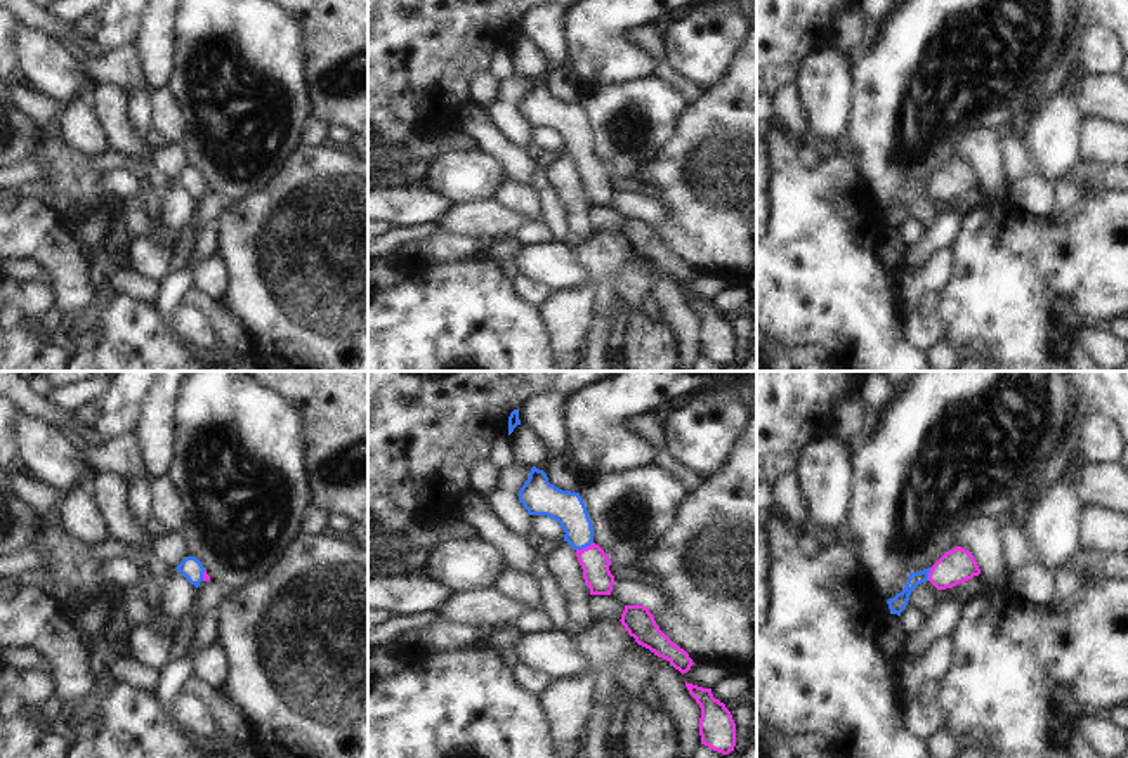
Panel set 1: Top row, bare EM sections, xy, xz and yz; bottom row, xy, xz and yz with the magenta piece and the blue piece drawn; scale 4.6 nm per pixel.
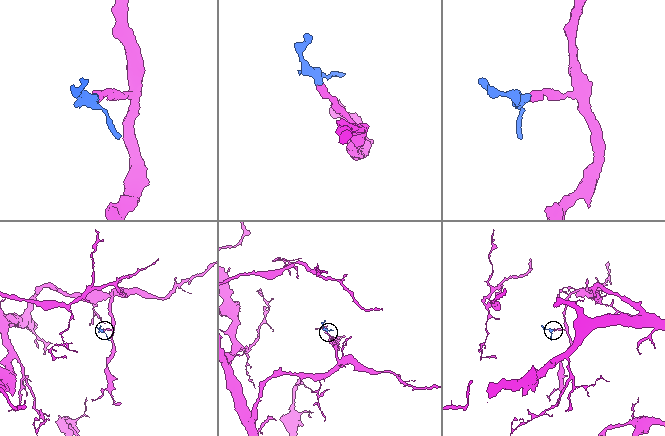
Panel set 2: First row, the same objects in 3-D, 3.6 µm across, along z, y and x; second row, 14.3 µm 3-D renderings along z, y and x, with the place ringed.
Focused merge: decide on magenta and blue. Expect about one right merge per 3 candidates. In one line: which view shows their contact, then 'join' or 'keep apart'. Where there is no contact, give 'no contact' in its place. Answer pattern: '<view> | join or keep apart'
xz | join

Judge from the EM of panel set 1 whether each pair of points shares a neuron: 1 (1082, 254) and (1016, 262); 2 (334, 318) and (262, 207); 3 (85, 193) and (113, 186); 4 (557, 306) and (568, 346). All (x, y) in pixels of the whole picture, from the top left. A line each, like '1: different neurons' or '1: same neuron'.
1: same neuron
2: same neuron
3: different neurons
4: same neuron

